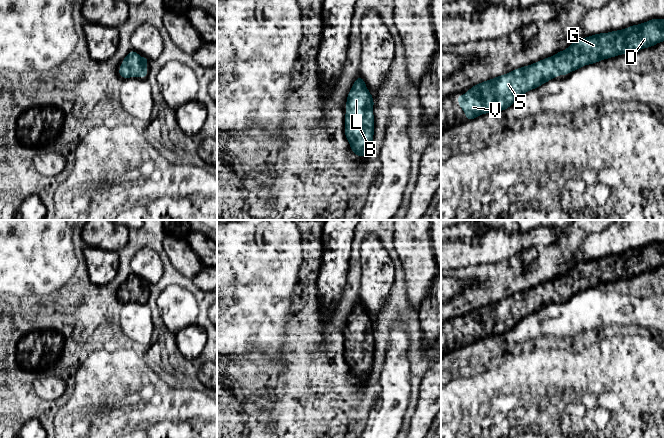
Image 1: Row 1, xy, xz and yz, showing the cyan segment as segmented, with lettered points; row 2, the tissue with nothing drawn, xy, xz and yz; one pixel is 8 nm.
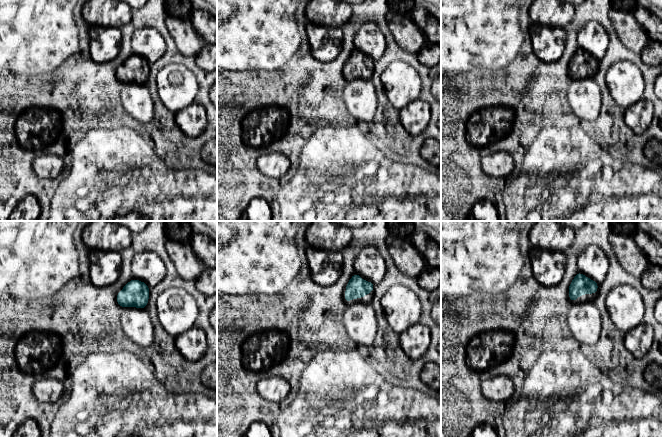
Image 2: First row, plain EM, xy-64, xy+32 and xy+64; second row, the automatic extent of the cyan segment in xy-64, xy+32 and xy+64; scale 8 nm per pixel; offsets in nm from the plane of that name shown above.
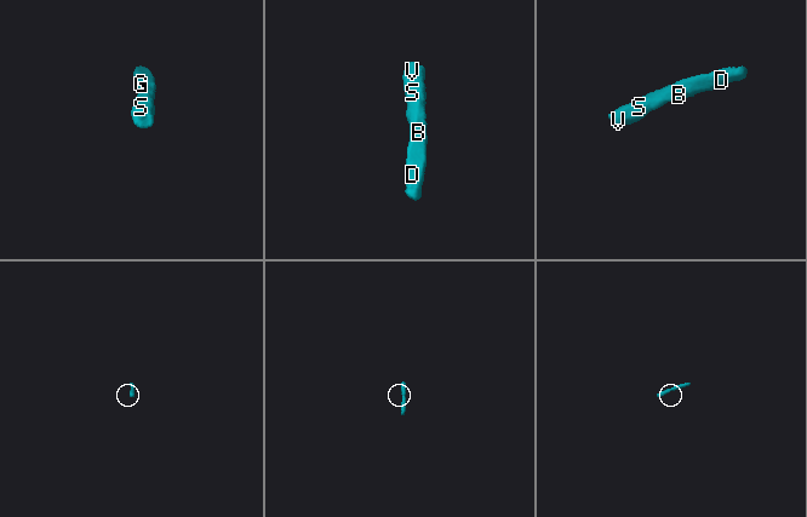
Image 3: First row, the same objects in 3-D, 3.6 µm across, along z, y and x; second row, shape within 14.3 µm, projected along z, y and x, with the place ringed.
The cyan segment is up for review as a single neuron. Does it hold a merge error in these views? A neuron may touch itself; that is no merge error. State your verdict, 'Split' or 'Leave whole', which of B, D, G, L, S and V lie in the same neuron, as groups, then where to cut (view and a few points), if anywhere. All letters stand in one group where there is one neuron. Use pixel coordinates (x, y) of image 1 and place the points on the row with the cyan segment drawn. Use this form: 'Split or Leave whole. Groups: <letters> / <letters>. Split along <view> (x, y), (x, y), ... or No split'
Leave whole. Groups: B D G L S V. No split

